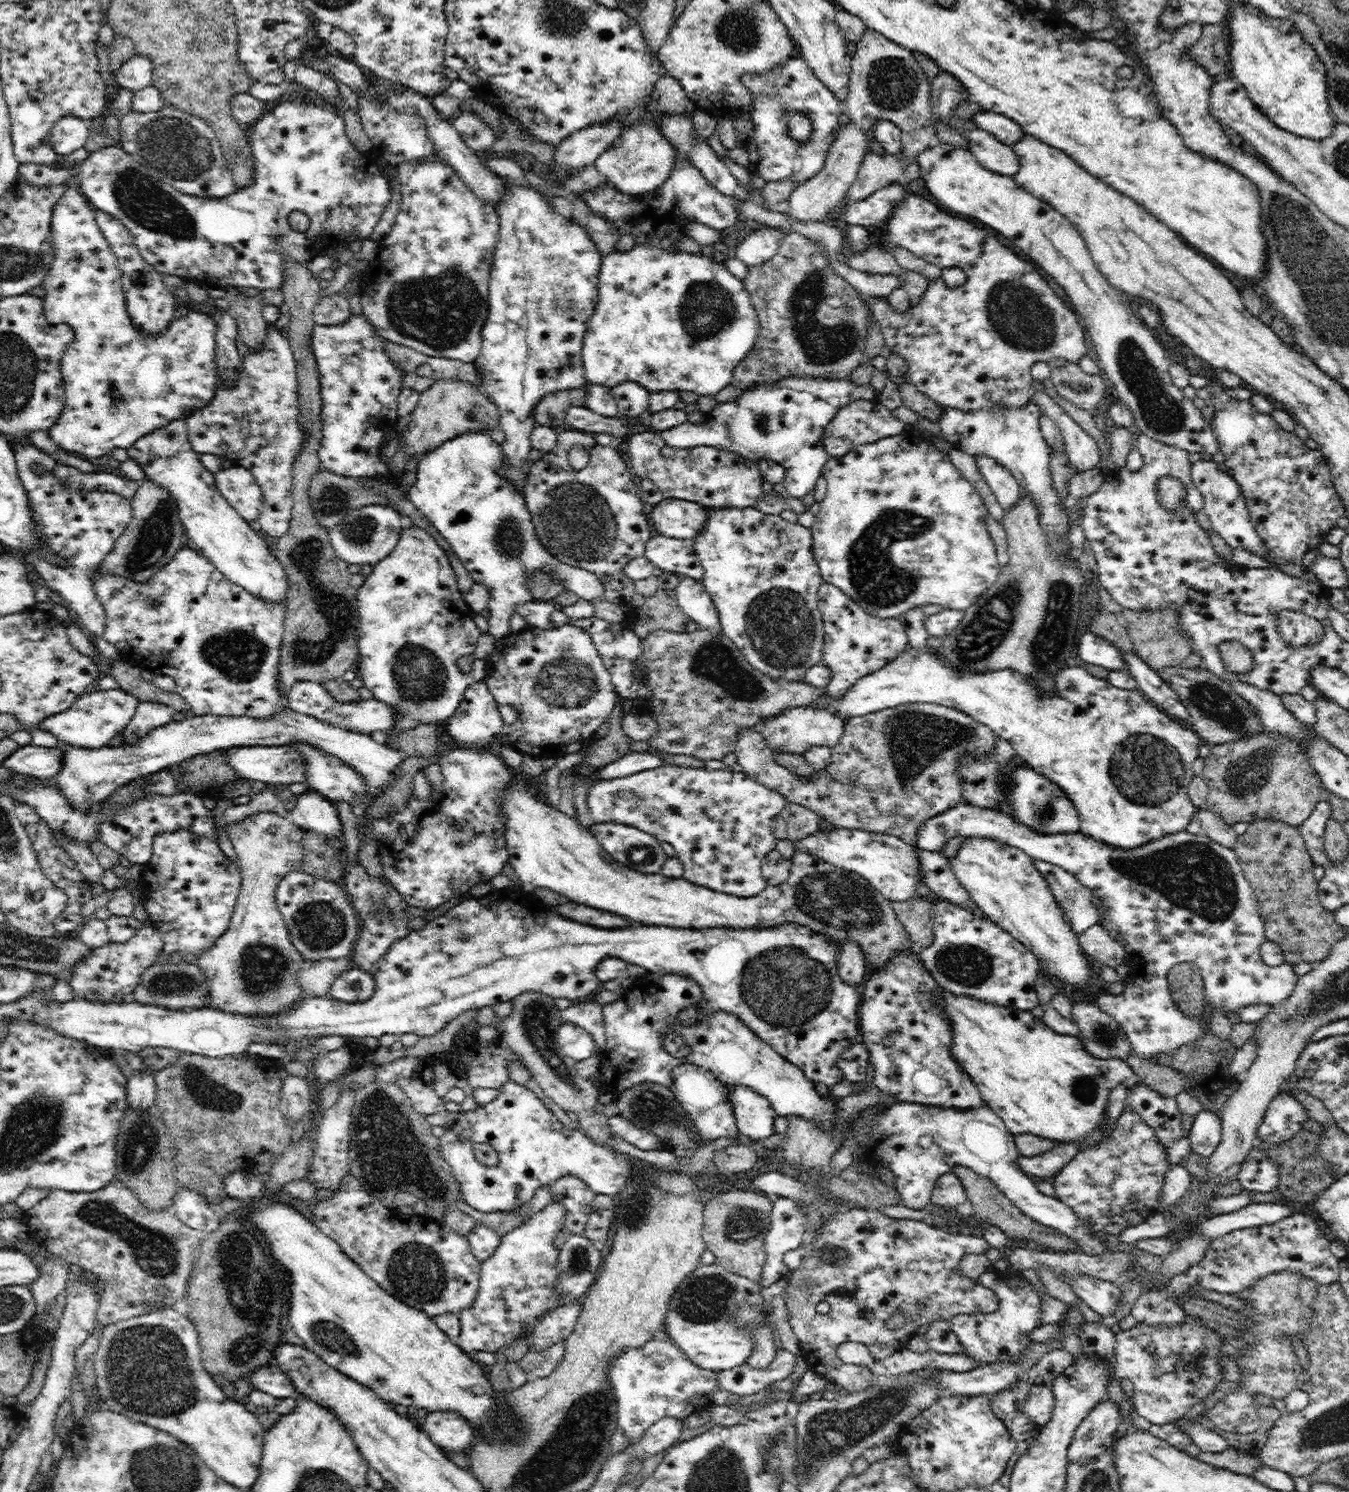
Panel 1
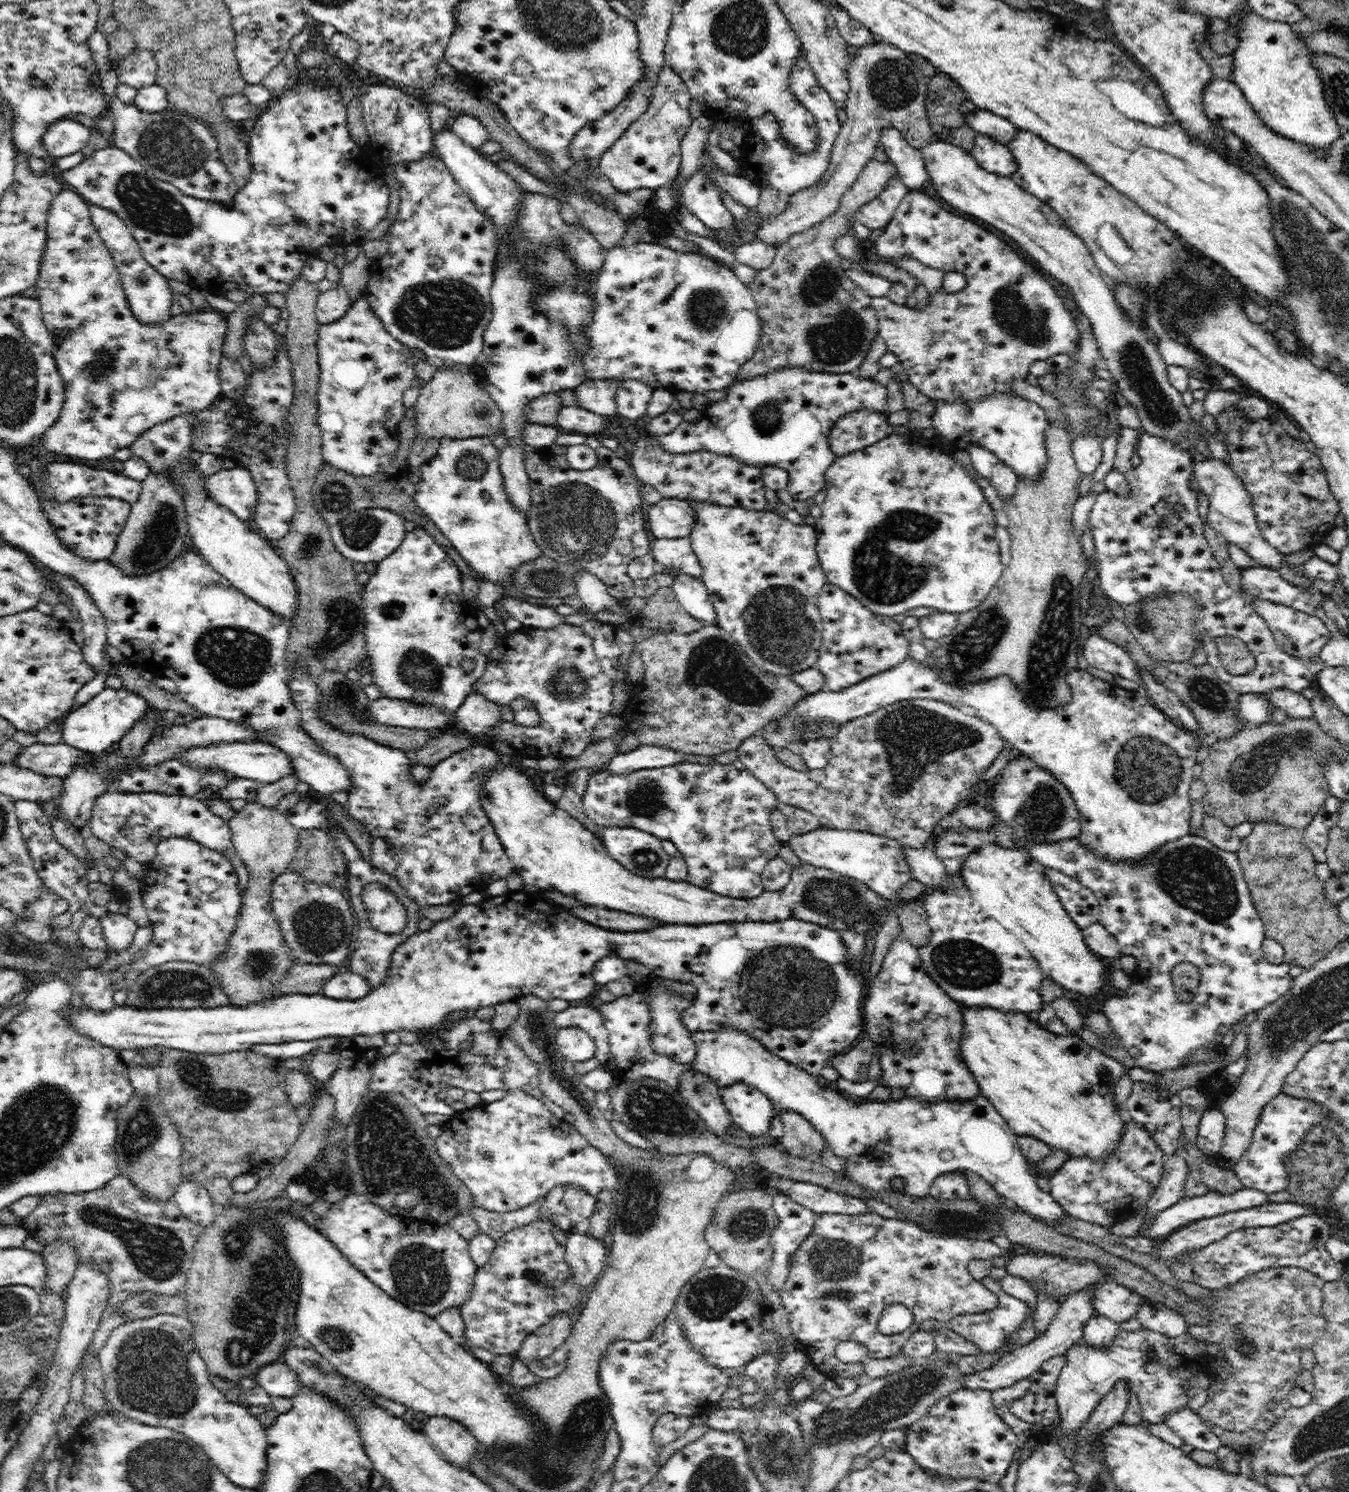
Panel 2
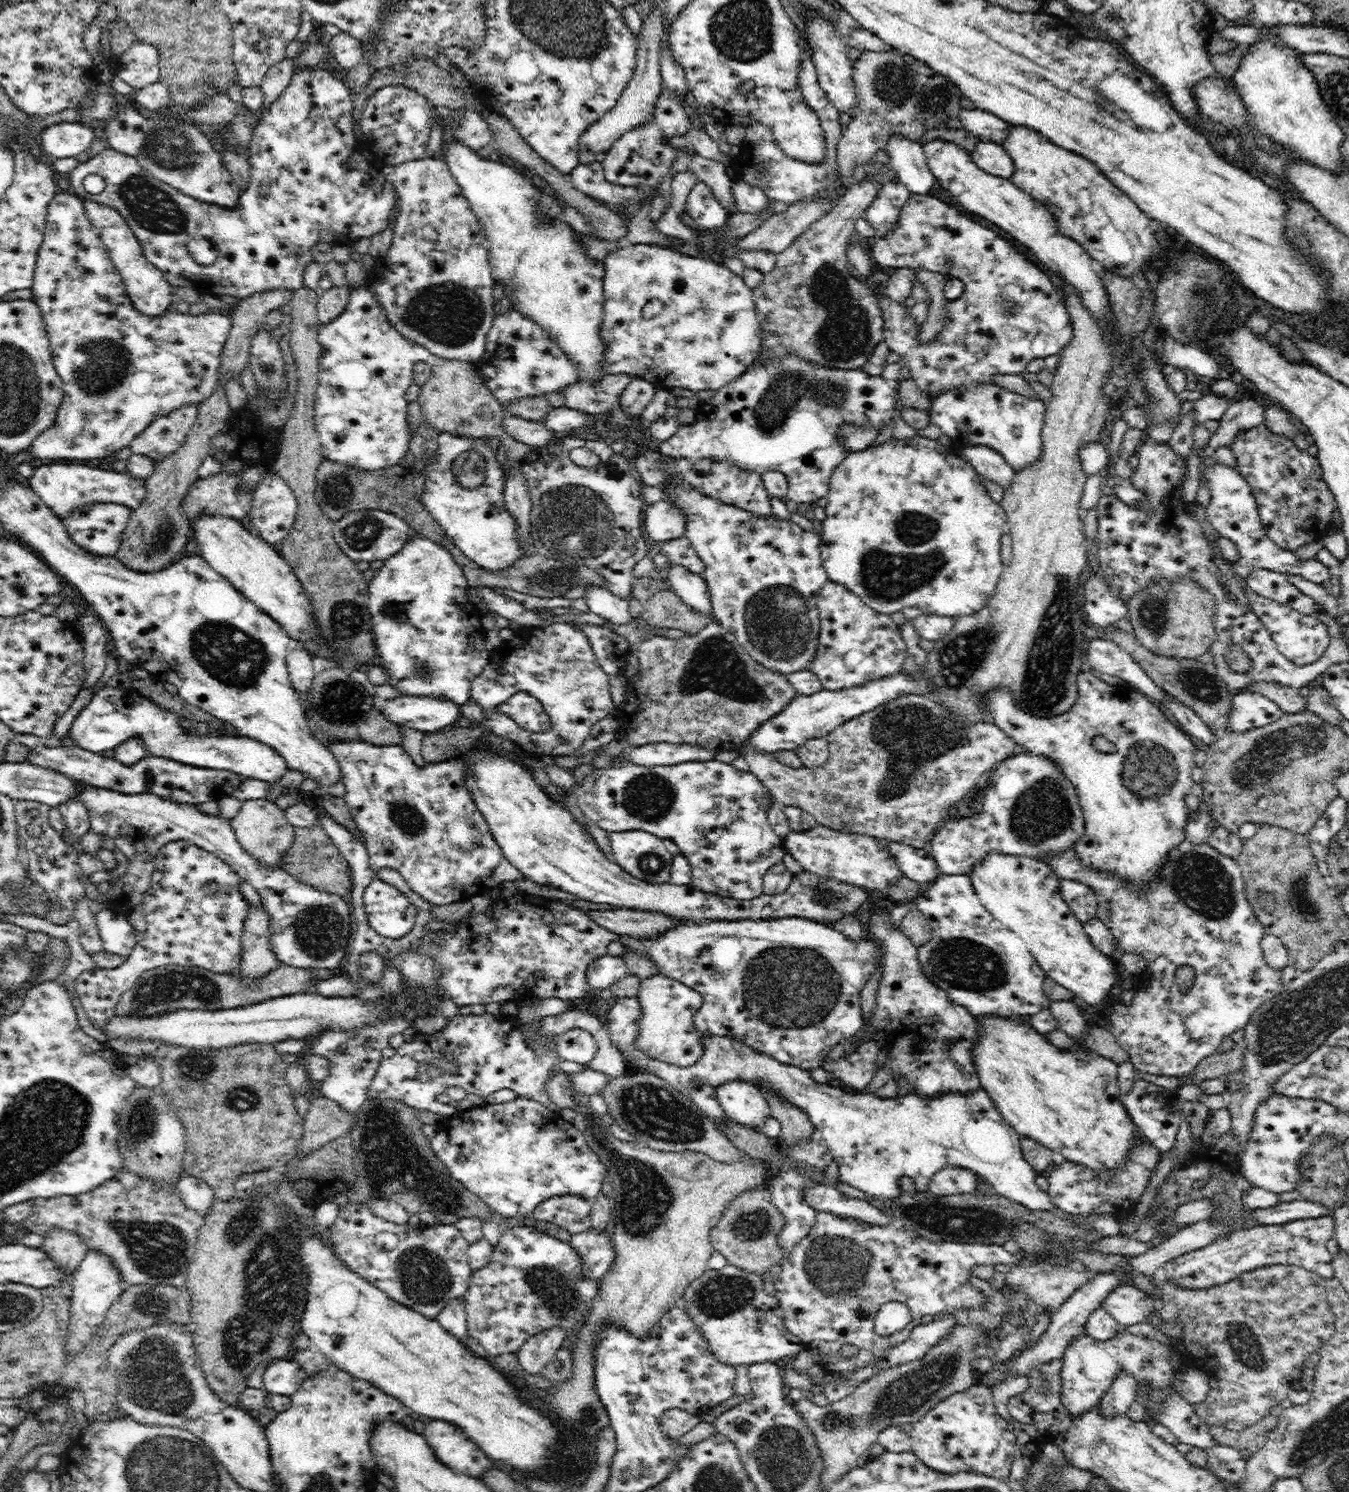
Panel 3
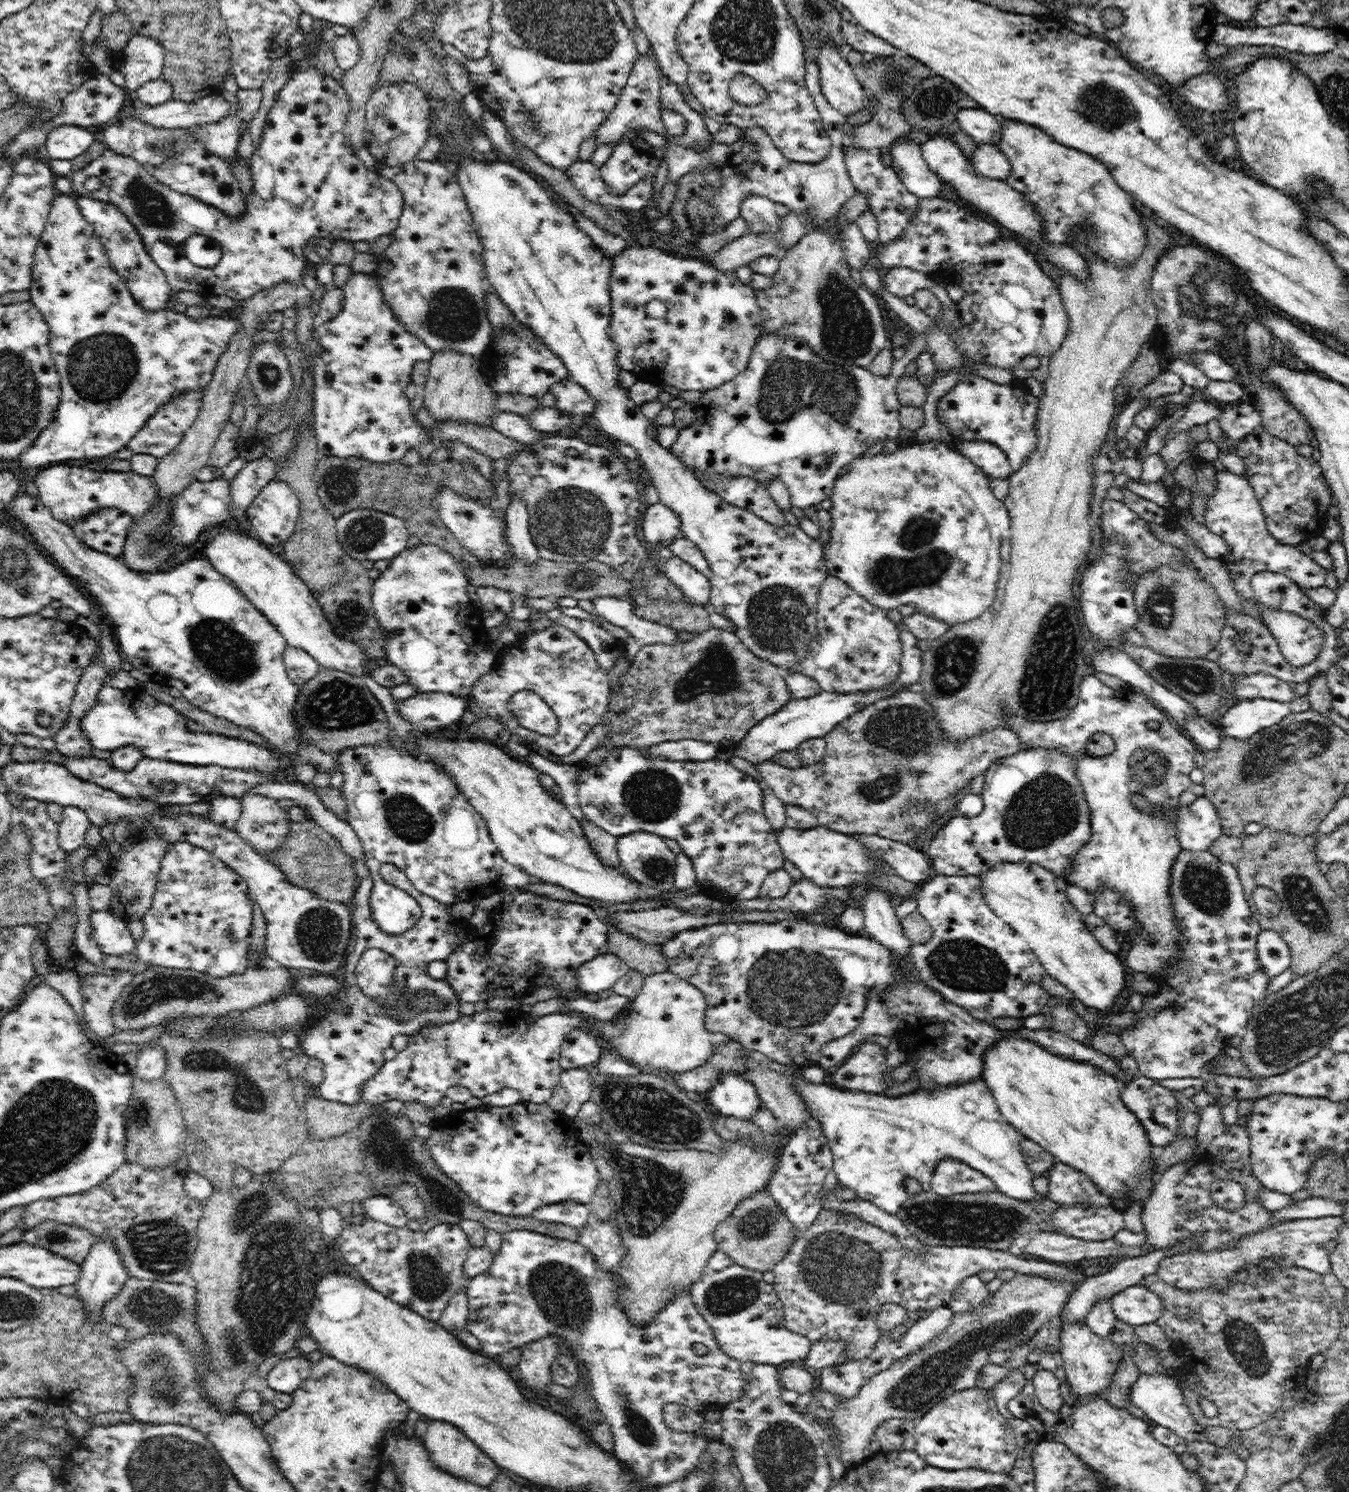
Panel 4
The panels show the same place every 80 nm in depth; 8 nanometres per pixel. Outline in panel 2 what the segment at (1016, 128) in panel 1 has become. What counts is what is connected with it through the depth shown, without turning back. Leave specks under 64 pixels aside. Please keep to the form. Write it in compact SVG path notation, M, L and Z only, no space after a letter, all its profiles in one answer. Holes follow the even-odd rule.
M982 109L966 114L965 122L978 134L986 134L1003 145L1007 145L1018 132L1009 120Z

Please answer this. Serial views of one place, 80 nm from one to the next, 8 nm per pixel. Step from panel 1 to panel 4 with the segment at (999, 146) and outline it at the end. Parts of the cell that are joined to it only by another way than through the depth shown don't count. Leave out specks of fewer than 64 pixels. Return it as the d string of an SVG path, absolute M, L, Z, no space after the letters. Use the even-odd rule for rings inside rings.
M988 143L977 145L971 163L978 174L996 180L1006 181L1011 171L1010 161L999 145Z

